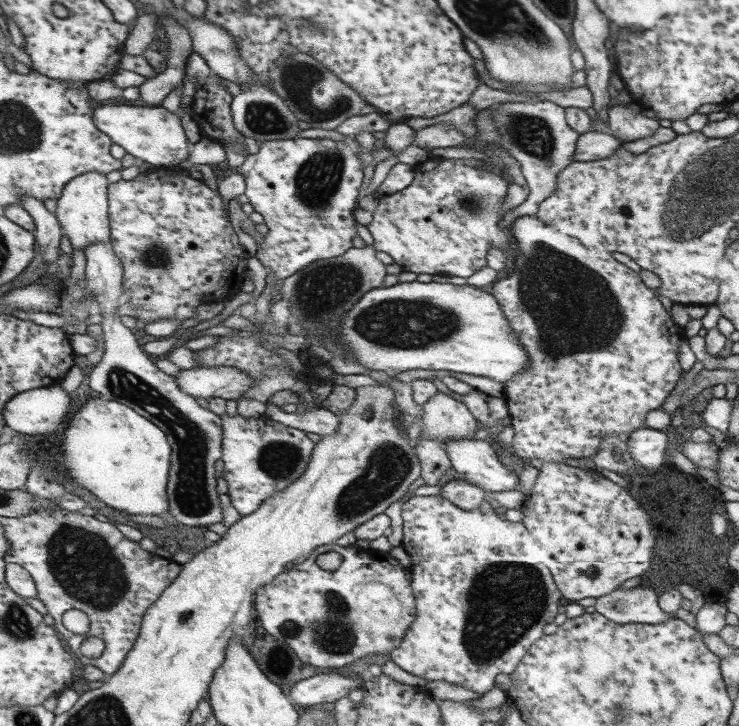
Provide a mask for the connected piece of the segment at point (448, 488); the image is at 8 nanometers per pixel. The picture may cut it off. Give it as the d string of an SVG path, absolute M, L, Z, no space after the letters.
M452 479L441 488L442 497L462 510L479 509L485 503L485 490L462 479Z

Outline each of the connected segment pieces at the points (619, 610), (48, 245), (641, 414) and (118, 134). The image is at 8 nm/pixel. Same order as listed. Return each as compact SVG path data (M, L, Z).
M640 585L632 589L618 587L610 594L596 598L591 610L617 623L658 624L676 618L660 608L659 597L653 589Z
M26 195L23 205L37 222L37 231L39 243L44 250L44 259L54 262L62 256L62 240L64 240L65 228L58 215L50 212L46 208L44 200L37 199L35 196Z
M535 215L518 217L514 221L511 232L516 238L516 242L519 242L519 251L515 254L514 259L514 272L492 284L494 298L497 298L498 304L501 304L510 325L513 330L517 331L520 341L529 355L529 368L503 384L503 394L509 408L511 427L515 434L513 442L510 444L511 450L519 457L530 458L533 463L538 464L542 462L560 464L568 458L592 458L601 448L602 437L628 436L644 426L648 412L663 406L674 390L676 382L680 380L682 366L678 362L678 354L680 354L682 340L687 340L685 330L680 328L680 325L676 324L672 316L666 312L669 307L668 303L660 297L657 290L646 287L646 284L640 279L640 275L625 264L618 262L612 256L614 250L606 250L604 244L602 246L586 246L586 242L580 242L577 238L559 231L557 227L548 226Z
M99 105L95 119L97 125L109 134L116 144L121 144L129 154L155 168L174 168L188 160L192 153L192 144L188 140L188 134L185 134L182 116L162 105Z

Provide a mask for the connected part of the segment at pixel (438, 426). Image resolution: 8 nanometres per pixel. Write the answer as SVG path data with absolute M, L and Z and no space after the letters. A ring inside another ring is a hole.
M438 391L422 407L421 422L424 424L424 429L415 441L426 437L445 444L451 440L474 438L478 422L462 401Z

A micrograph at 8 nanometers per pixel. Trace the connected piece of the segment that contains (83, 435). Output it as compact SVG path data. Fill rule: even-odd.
M94 397L88 402L88 406L81 408L72 420L69 427L63 433L64 456L60 462L51 462L55 467L64 462L70 476L78 480L78 484L90 488L90 494L98 494L104 502L118 510L128 510L130 514L164 514L172 512L169 496L169 482L173 469L173 443L169 434L162 430L153 419L146 418L141 411L116 400L104 397Z

